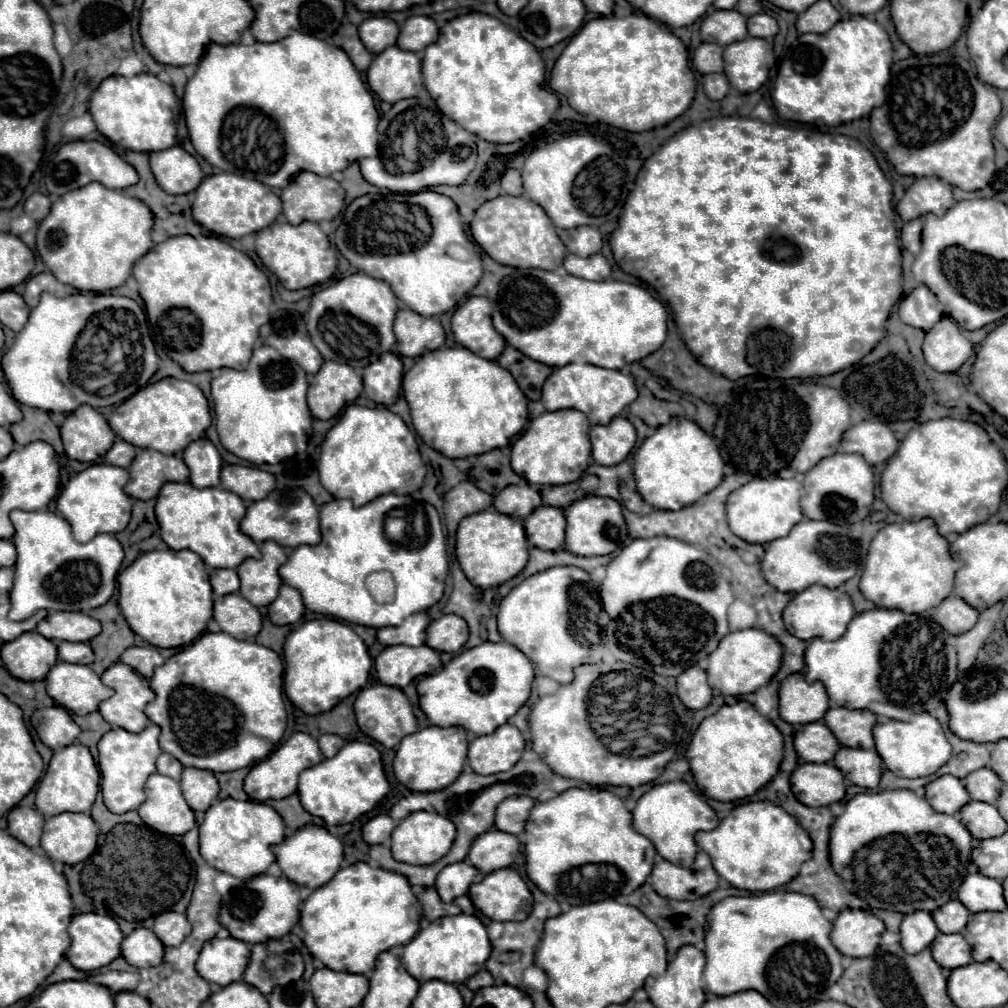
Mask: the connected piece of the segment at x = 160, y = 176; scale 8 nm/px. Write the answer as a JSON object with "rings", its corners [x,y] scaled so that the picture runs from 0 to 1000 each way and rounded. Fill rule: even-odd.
{"rings":[[[180,145],[150,151],[150,169],[166,192],[188,192],[201,179],[197,161]]]}

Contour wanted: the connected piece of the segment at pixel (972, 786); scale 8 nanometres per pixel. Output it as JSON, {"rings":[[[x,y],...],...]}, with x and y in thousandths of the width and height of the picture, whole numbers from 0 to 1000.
{"rings":[[[971,762],[963,766],[955,776],[963,788],[963,794],[979,794],[979,798],[987,798],[995,782],[995,776],[983,762]]]}

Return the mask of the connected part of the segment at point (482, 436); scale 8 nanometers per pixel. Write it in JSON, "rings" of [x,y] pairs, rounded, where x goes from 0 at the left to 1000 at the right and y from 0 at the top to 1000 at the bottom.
{"rings":[[[459,343],[416,353],[400,375],[400,391],[414,431],[443,454],[463,454],[505,442],[525,415],[523,395],[509,373],[493,359],[479,357]]]}

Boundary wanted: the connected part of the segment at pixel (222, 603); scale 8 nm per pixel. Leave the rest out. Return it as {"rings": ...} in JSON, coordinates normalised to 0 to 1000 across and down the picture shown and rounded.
{"rings":[[[237,587],[215,593],[211,613],[221,627],[233,631],[235,635],[251,635],[259,625],[257,605]]]}

